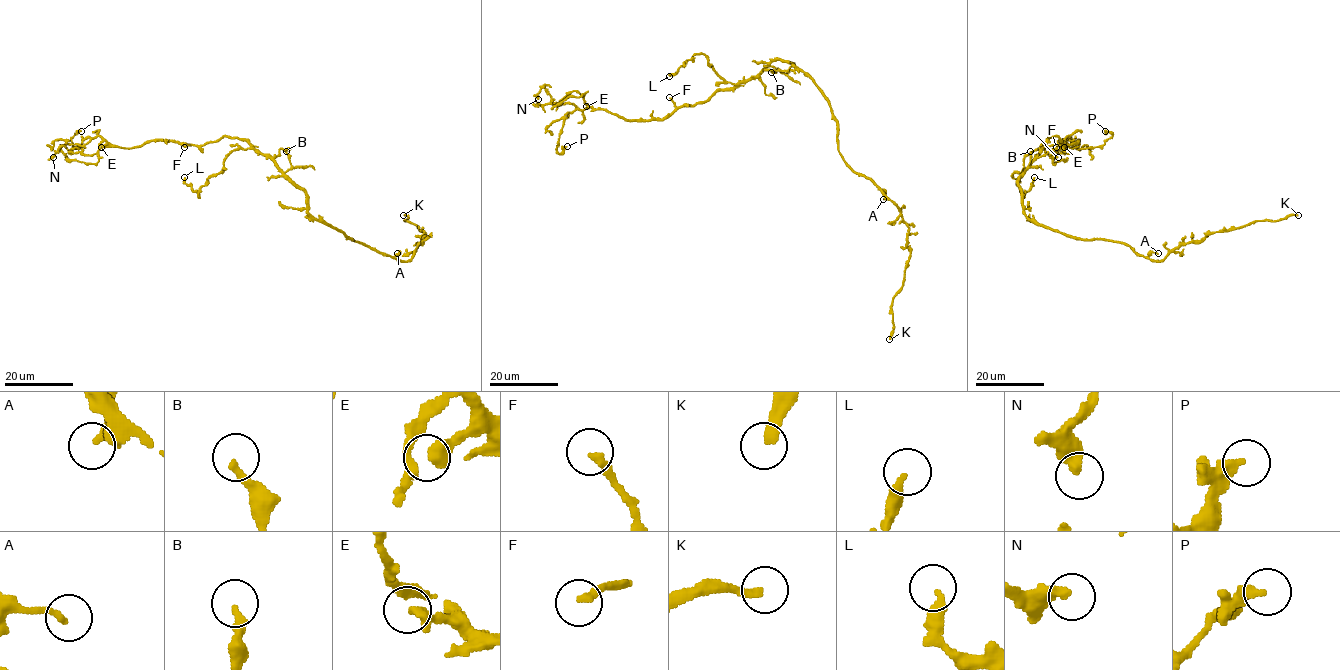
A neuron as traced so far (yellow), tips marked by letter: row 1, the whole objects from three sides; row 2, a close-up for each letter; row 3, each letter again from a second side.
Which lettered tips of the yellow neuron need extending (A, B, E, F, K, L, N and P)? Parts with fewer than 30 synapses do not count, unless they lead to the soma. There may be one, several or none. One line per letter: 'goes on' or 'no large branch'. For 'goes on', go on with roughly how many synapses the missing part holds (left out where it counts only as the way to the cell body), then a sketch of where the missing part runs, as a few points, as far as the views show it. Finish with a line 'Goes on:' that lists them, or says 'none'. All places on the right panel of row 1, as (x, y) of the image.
A: no large branch
B: no large branch
E: no large branch
F: goes on; 45 synapses; course (1056, 147), (1052, 157), (1060, 156), (1053, 160)
K: goes on; 90 synapses
L: no large branch
N: no large branch
P: no large branch
Goes on: F, K

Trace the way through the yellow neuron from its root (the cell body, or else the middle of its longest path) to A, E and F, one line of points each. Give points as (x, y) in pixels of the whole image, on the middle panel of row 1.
A: (794, 65), (828, 102), (843, 160), (868, 177), (885, 193), (883, 199)
E: (794, 65), (773, 60), (731, 89), (717, 90), (701, 102), (679, 106), (662, 119), (627, 120), (586, 106)
F: (794, 65), (773, 60), (755, 76), (693, 105), (676, 107), (669, 97)

